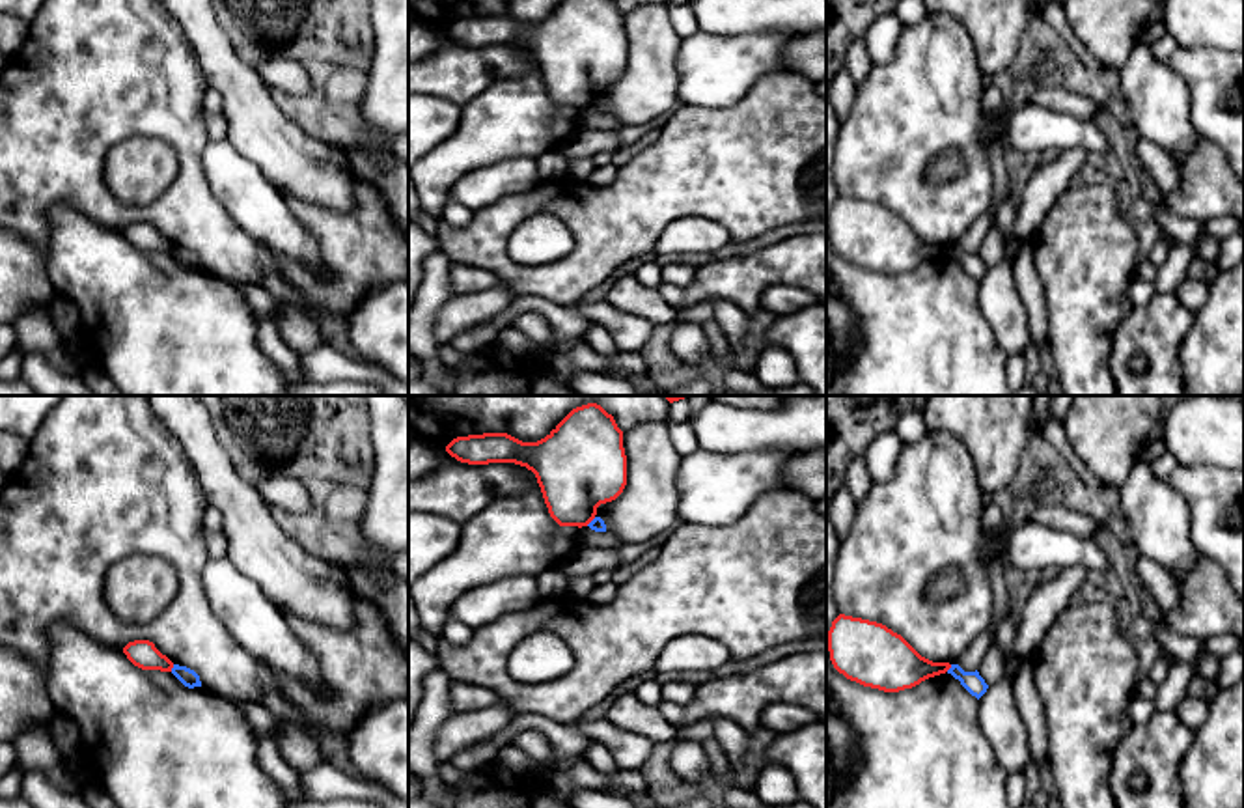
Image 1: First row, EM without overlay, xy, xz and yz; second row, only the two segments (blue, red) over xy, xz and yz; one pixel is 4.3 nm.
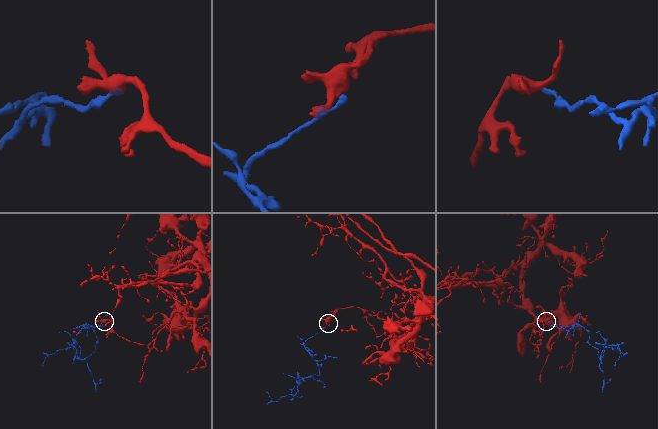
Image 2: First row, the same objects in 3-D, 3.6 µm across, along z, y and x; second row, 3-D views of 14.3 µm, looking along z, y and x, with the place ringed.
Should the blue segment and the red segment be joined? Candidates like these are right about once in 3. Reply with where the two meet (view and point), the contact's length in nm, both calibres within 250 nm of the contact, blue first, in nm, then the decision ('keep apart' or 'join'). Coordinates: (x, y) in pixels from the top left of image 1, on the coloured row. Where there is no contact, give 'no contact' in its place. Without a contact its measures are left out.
meets blue in xy at (172, 668); contact 40 nm long; 80 nm thick on the blue side, 120 nm on the other; keep apart

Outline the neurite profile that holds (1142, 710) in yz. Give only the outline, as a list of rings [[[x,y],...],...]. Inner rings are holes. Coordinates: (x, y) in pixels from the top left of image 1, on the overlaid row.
[[[1134,694],[1128,713],[1130,713],[1132,724],[1138,726],[1138,724],[1149,722],[1151,717],[1156,713],[1156,707],[1154,707],[1153,700],[1145,700],[1145,698]]]

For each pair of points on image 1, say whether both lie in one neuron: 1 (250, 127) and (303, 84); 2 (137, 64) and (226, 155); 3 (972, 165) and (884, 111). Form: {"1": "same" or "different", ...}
{"1": "different", "2": "different", "3": "same"}

